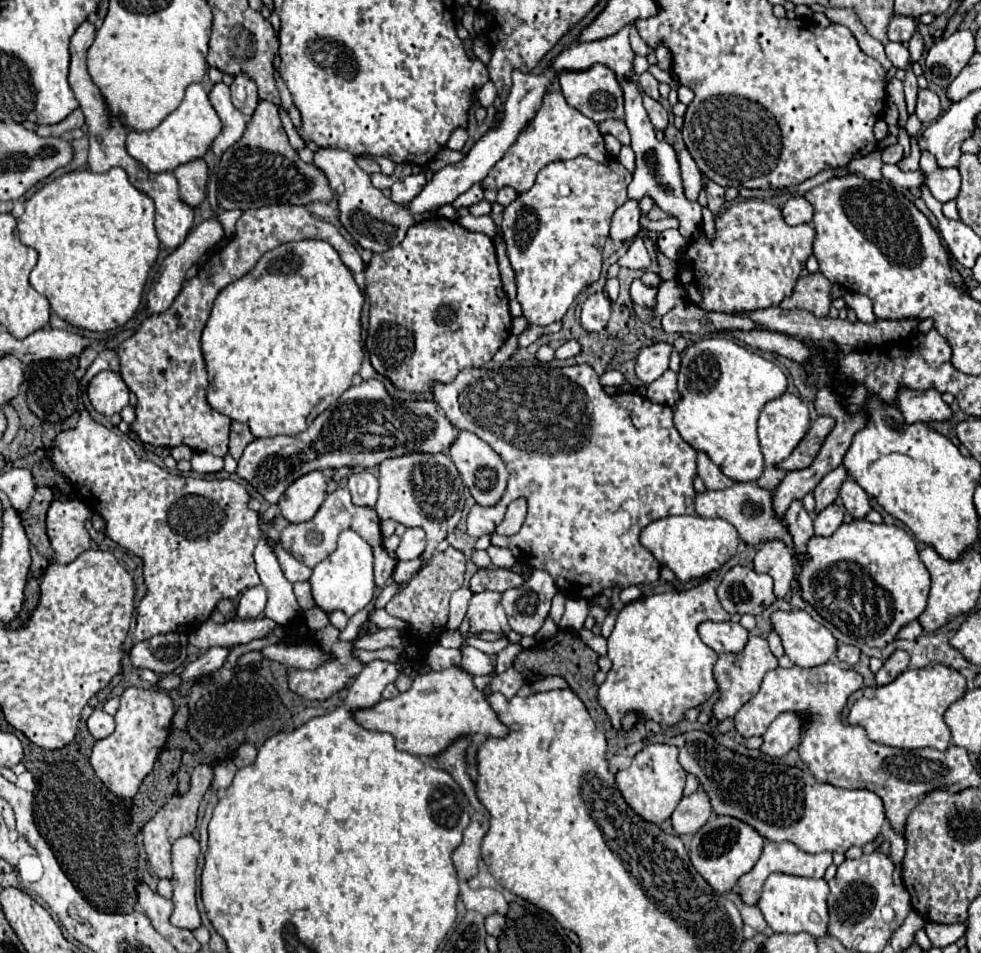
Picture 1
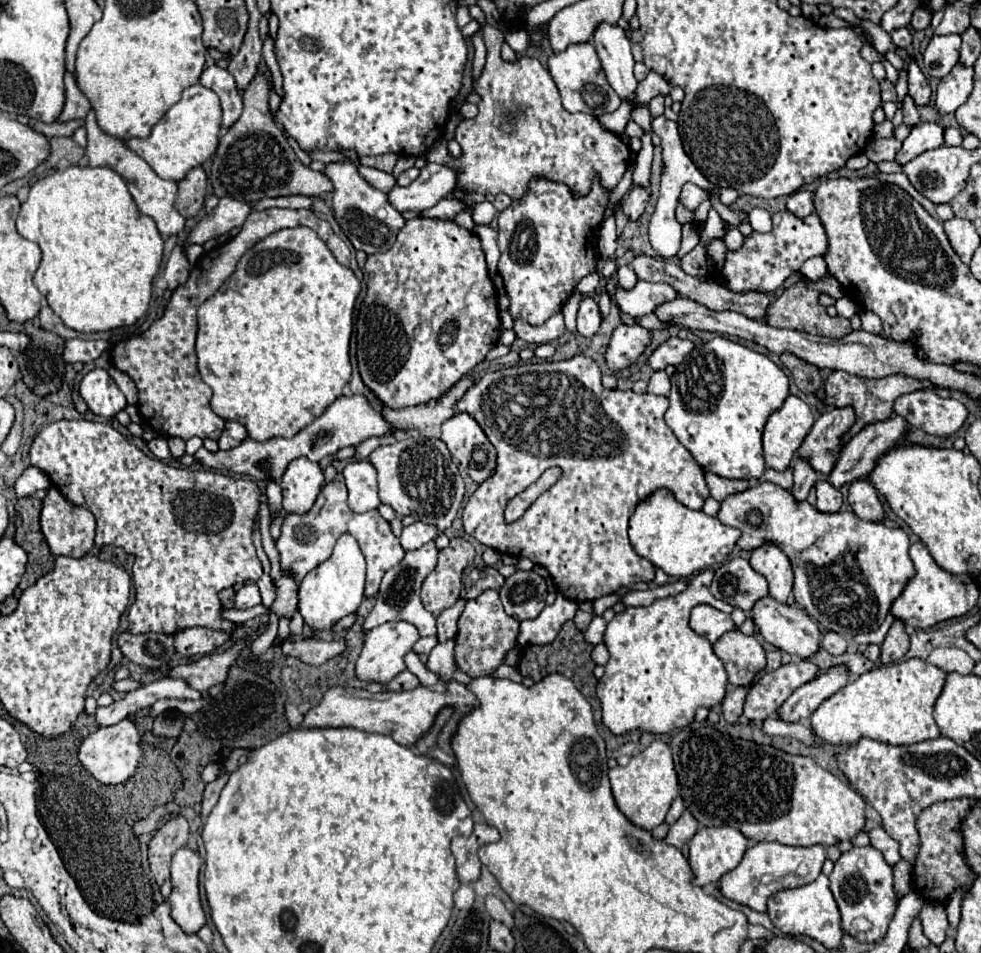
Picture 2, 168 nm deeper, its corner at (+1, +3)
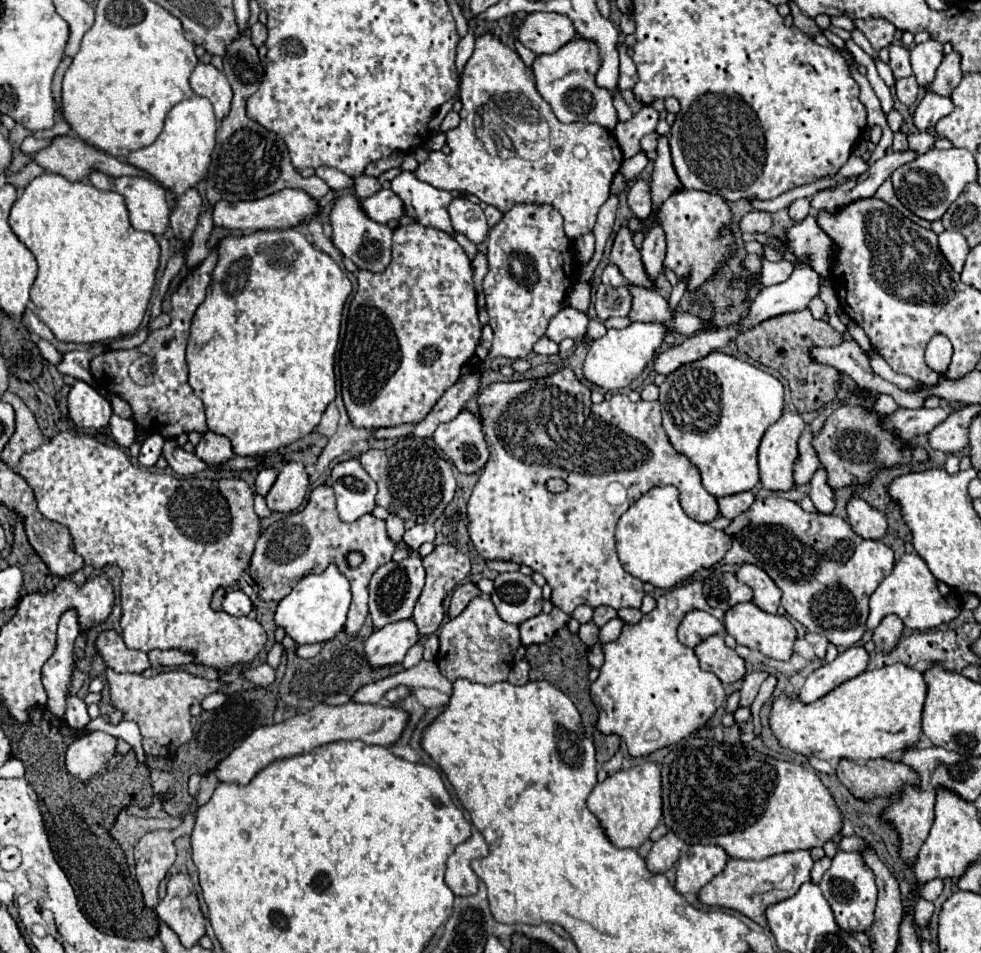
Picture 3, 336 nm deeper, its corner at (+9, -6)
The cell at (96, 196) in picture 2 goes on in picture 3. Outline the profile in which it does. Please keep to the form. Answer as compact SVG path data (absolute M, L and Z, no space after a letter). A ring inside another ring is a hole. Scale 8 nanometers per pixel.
M59 174L35 178L11 208L9 226L15 236L33 252L39 274L31 288L35 314L61 342L101 342L131 334L139 328L155 284L159 266L159 244L153 234L139 232L129 224L123 196L99 190L87 180L69 182Z

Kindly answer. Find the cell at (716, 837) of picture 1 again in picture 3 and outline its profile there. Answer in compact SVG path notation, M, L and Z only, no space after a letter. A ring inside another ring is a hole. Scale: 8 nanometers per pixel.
M717 844L687 846L677 862L675 888L681 894L697 894L709 880L725 870L727 860L727 852Z

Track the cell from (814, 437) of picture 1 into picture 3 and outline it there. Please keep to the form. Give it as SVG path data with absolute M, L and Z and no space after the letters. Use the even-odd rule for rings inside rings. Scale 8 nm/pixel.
M841 406L825 420L819 434L813 436L811 446L817 450L821 468L827 470L827 484L831 488L867 482L871 480L873 472L883 466L897 466L909 460L927 460L927 452L923 448L909 448L905 444L899 444L899 440L891 440L891 436L887 436L887 432L883 432L877 422L877 412L869 412L861 406Z

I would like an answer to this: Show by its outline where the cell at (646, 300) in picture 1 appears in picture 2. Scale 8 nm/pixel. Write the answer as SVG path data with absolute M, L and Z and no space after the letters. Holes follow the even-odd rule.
M621 265L617 269L617 277L619 277L619 285L625 287L625 289L631 289L635 283L637 283L637 275L635 271L631 269L631 265Z

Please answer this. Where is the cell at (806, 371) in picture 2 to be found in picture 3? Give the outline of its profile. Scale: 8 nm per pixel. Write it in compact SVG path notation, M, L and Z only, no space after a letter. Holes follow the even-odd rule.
M799 310L799 312L789 312L789 314L769 318L745 332L739 332L737 336L737 346L743 354L783 374L783 378L789 382L789 388L791 388L791 400L799 412L811 412L831 402L835 398L835 384L839 378L839 372L835 372L835 368L815 364L807 356L809 348L835 346L841 342L843 342L843 334L837 332L829 322L815 320L809 310Z

